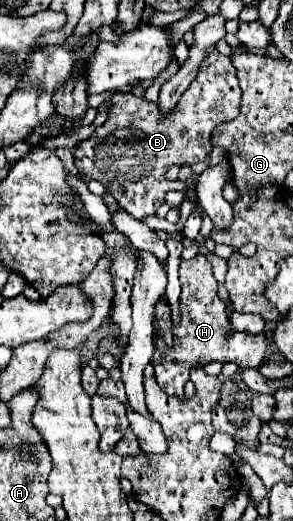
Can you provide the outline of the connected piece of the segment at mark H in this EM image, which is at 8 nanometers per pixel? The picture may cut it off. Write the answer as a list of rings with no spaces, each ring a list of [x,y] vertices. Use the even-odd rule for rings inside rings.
[[[198,254],[192,260],[182,260],[180,272],[182,272],[180,274],[182,322],[180,326],[172,326],[174,346],[168,348],[166,352],[156,350],[152,356],[152,364],[160,388],[170,396],[184,398],[184,384],[188,382],[188,372],[192,366],[204,366],[210,360],[218,360],[218,362],[236,362],[238,366],[258,368],[264,362],[264,354],[266,354],[266,334],[234,332],[232,336],[226,336],[228,332],[226,306],[218,296],[218,282],[212,274],[212,264],[206,260],[204,254]]]

